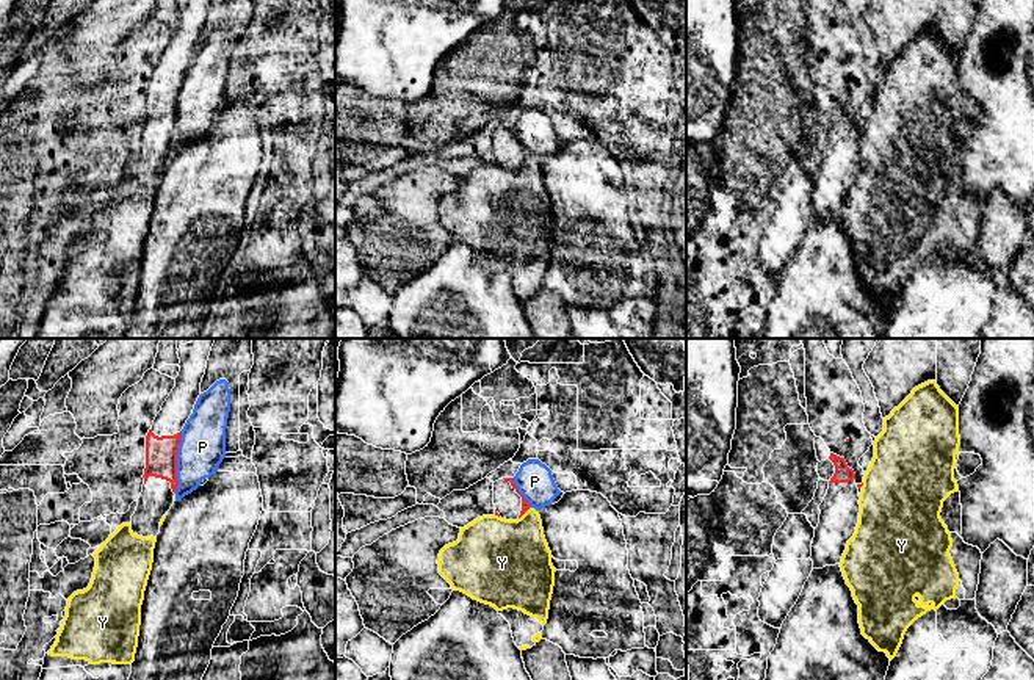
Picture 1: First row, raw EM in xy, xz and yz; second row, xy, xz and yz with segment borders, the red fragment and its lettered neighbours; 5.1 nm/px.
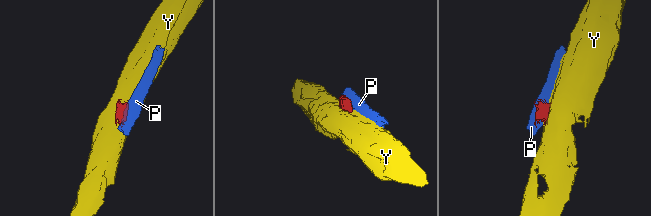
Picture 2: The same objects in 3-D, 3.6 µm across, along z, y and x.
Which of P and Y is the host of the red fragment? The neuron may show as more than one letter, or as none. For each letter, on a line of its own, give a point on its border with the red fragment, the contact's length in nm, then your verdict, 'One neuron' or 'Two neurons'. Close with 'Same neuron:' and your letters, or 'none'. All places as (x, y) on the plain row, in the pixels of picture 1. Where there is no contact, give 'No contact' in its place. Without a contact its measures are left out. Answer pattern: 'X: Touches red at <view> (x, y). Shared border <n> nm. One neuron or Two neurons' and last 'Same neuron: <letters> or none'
P: Touches red at xy (176, 112). Shared border 320 nm. Two neurons
Y: Touches red at xz (525, 160). Shared border 90 nm. Two neurons
Same neuron: none

